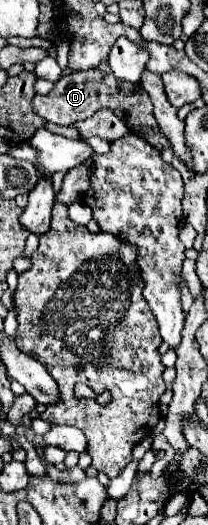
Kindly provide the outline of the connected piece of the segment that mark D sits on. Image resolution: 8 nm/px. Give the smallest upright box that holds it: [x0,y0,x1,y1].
[32,59,170,147]

